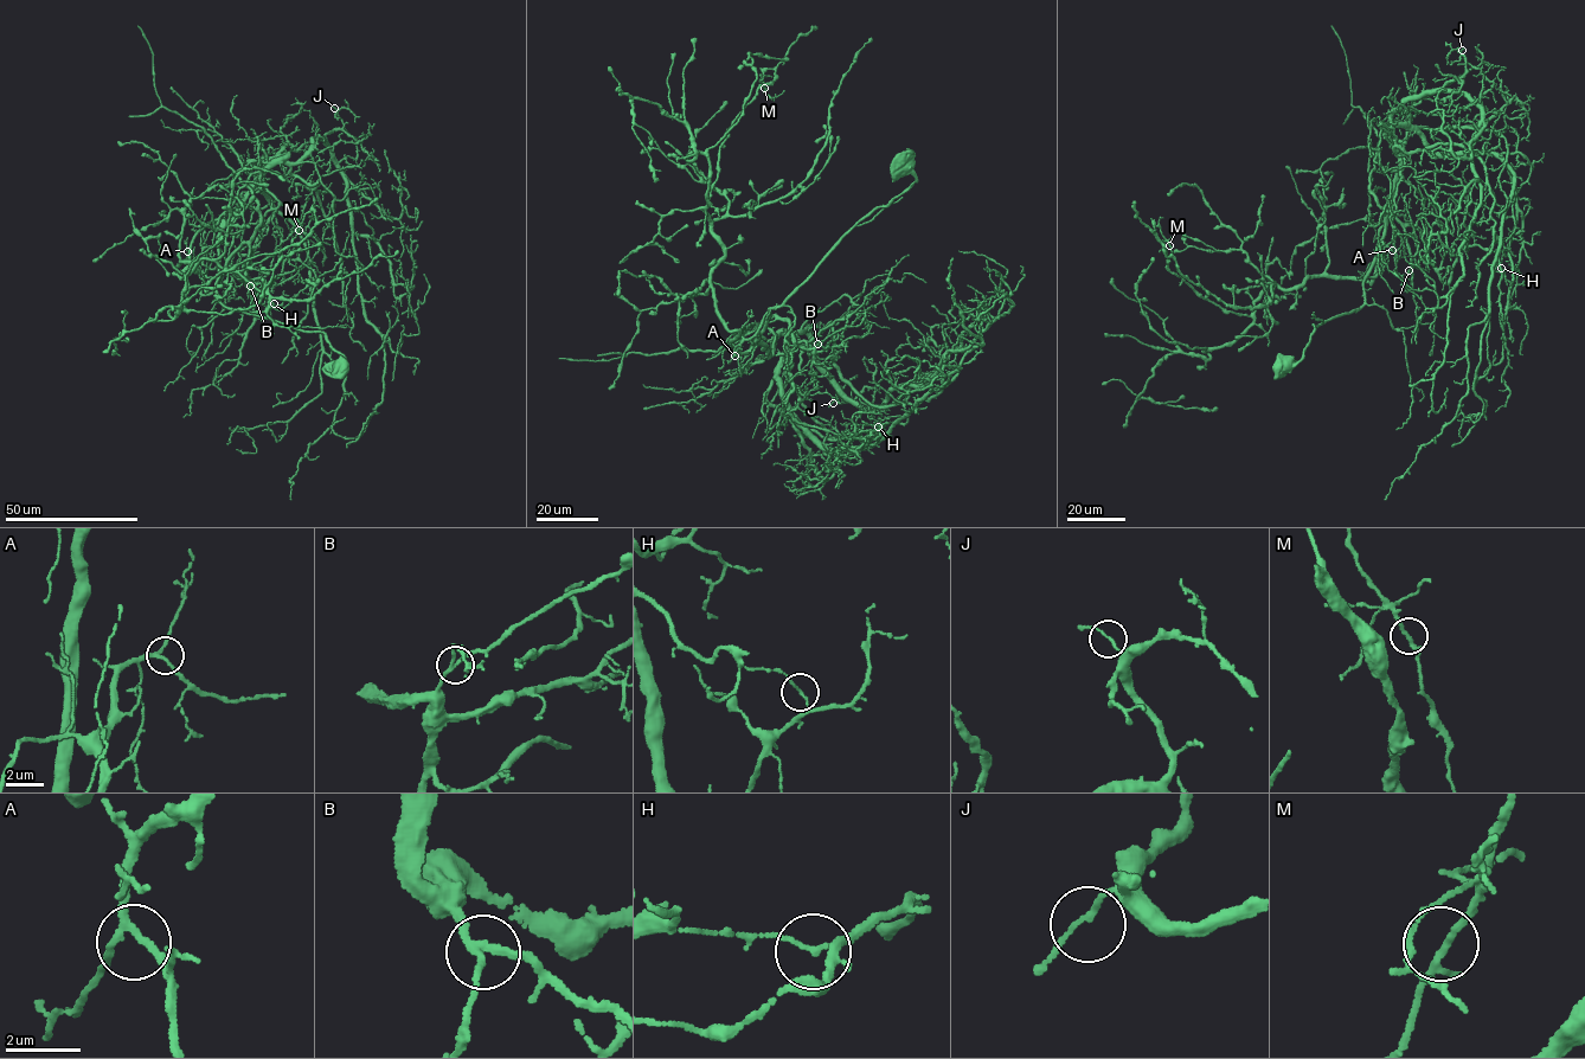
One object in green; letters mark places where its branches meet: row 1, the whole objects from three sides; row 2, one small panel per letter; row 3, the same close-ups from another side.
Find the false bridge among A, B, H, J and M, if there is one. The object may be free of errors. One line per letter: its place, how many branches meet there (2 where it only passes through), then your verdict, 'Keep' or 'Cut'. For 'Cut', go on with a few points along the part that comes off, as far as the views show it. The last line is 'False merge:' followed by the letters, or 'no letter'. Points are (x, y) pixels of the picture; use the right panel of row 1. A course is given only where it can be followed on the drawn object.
A: Place: (1392, 250). Branches: 3. Keep
B: Place: (1409, 270). Branches: 3. Keep
H: Place: (1501, 268). Branches: 3. Cut. Course of the part to remove: (1501, 268), (1465, 246), (1443, 282), (1416, 226), (1378, 203), (1380, 140), (1353, 107), (1330, 26)
J: Place: (1462, 50). Branches: 2. Keep
M: Place: (1169, 245). Branches: 3. Keep
False merge: H

